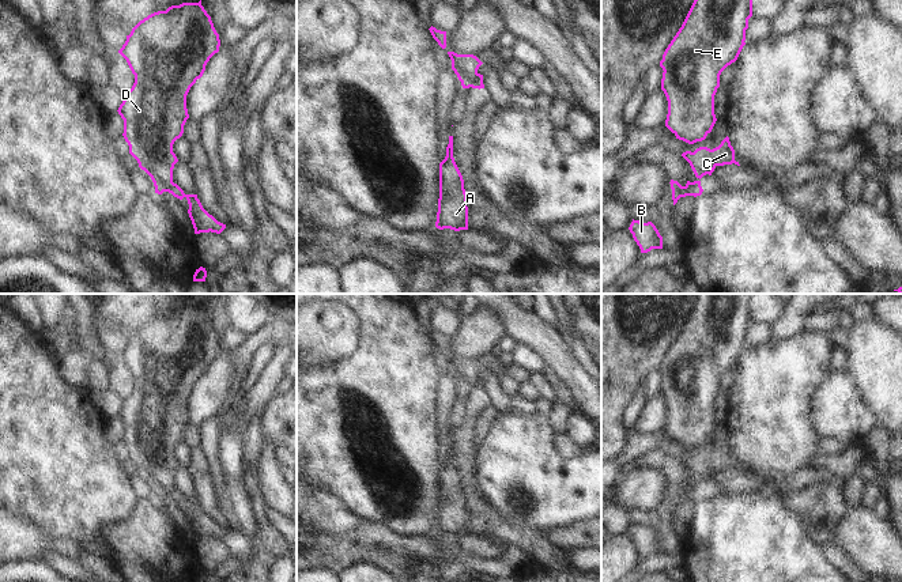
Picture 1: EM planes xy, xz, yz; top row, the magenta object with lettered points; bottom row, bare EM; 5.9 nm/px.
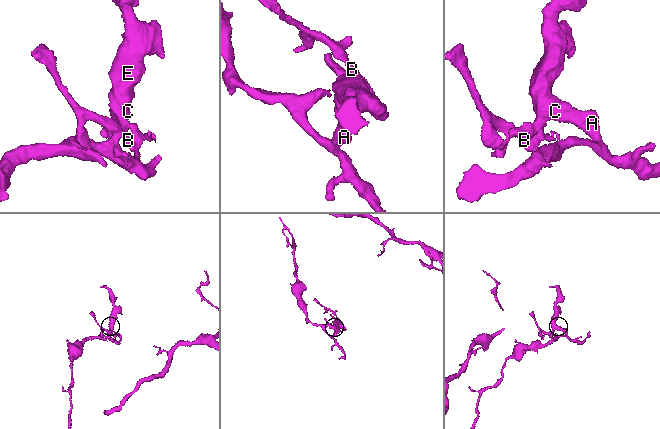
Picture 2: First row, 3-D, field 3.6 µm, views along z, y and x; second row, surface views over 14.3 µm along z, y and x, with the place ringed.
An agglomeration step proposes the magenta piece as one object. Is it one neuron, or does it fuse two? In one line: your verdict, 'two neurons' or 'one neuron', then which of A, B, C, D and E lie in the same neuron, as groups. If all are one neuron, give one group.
two neurons; A C D E / B

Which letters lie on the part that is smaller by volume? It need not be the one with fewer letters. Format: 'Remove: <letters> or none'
Remove: B

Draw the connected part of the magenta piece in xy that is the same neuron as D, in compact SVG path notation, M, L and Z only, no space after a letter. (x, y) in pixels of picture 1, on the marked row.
M200 0L148 15L132 29L118 50L135 75L135 83L117 110L124 120L122 136L129 146L129 154L151 177L158 194L173 185L173 169L178 162L173 144L182 136L189 118L186 95L203 76L210 58L219 52L219 46L219 34Z

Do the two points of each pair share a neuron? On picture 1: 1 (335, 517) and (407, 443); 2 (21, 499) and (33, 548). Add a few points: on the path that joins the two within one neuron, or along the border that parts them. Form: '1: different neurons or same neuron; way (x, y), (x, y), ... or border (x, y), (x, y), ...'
1: different neurons; border (317, 490), (333, 495), (357, 517), (373, 522)
2: different neurons; border (14, 513), (29, 518), (51, 539)

